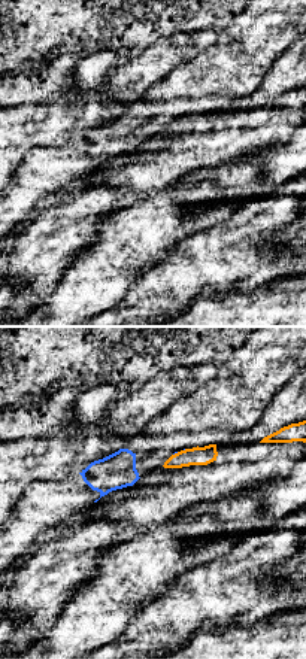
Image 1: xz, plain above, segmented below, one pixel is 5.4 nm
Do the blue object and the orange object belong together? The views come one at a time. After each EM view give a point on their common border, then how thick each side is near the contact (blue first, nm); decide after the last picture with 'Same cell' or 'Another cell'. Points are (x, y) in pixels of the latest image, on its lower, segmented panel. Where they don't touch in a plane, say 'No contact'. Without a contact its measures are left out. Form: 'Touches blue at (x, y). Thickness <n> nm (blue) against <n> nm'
Touches blue at (175, 452). Thickness 20 nm (blue) against 100 nm

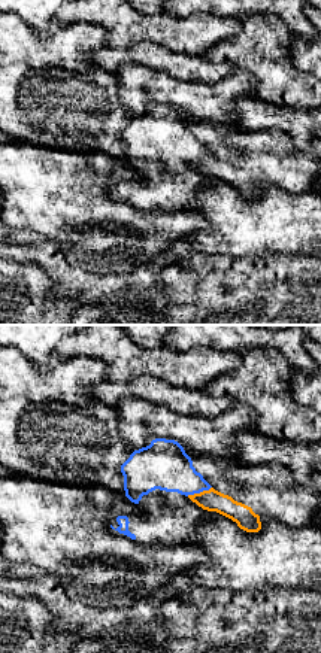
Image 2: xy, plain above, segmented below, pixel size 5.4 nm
Touches blue at (199, 492). Thickness 260 nm (blue) against 120 nm

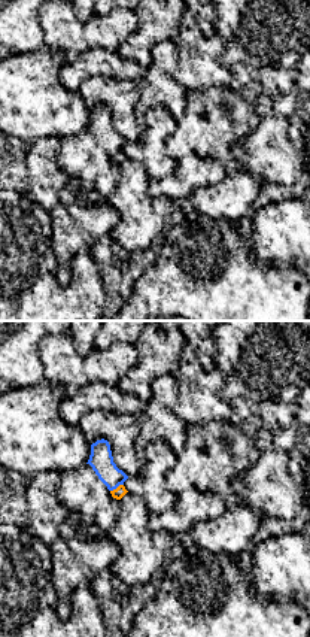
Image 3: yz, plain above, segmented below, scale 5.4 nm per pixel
Touches blue at (116, 487). Thickness 130 nm (blue) against 60 nm

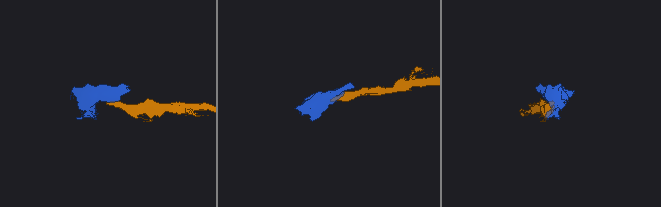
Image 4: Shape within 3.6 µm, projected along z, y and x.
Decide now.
Another cell

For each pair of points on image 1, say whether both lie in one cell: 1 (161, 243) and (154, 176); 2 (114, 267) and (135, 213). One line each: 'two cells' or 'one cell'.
1: two cells
2: one cell

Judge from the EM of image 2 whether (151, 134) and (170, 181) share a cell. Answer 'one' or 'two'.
one

